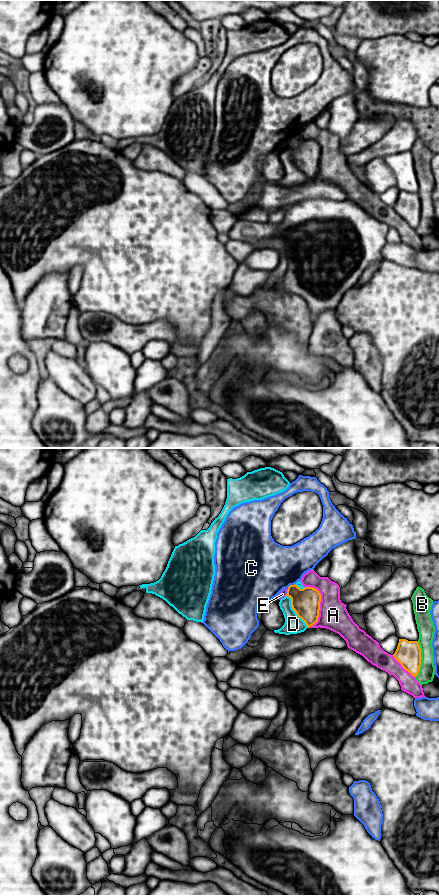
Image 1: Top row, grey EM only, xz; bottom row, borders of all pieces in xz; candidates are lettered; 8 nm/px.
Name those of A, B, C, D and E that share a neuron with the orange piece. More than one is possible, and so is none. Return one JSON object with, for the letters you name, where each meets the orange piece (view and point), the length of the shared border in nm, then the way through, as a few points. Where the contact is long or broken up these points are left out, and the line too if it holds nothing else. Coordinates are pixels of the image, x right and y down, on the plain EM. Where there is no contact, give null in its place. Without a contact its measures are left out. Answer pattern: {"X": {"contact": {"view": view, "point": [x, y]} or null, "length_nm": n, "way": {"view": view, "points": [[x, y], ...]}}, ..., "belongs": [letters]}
{"belongs": []}

